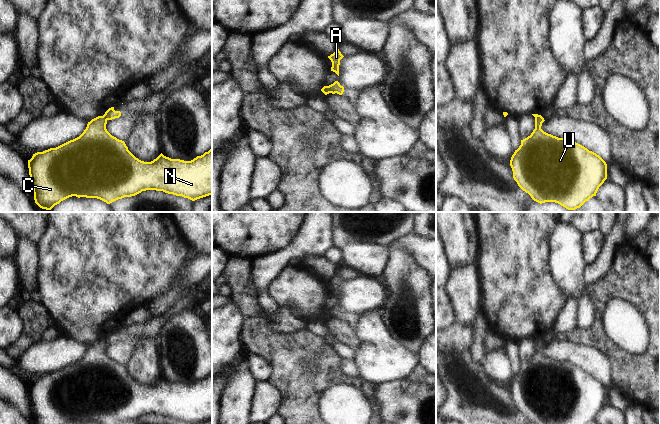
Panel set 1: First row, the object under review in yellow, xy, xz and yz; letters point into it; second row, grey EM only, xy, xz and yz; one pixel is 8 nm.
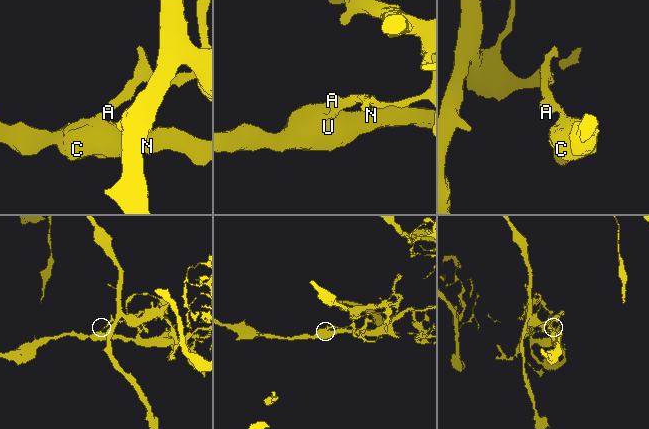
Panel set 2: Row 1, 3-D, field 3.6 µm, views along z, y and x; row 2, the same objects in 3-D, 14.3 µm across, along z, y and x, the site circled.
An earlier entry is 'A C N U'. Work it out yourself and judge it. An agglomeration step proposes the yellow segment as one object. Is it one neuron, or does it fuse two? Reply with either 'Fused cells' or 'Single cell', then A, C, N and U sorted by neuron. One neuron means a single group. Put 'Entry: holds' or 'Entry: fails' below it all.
Fused cells. Groups: A / C N U.
Entry: fails

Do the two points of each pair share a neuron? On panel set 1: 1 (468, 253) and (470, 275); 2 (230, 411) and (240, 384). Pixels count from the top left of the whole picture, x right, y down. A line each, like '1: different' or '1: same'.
1: different
2: same

